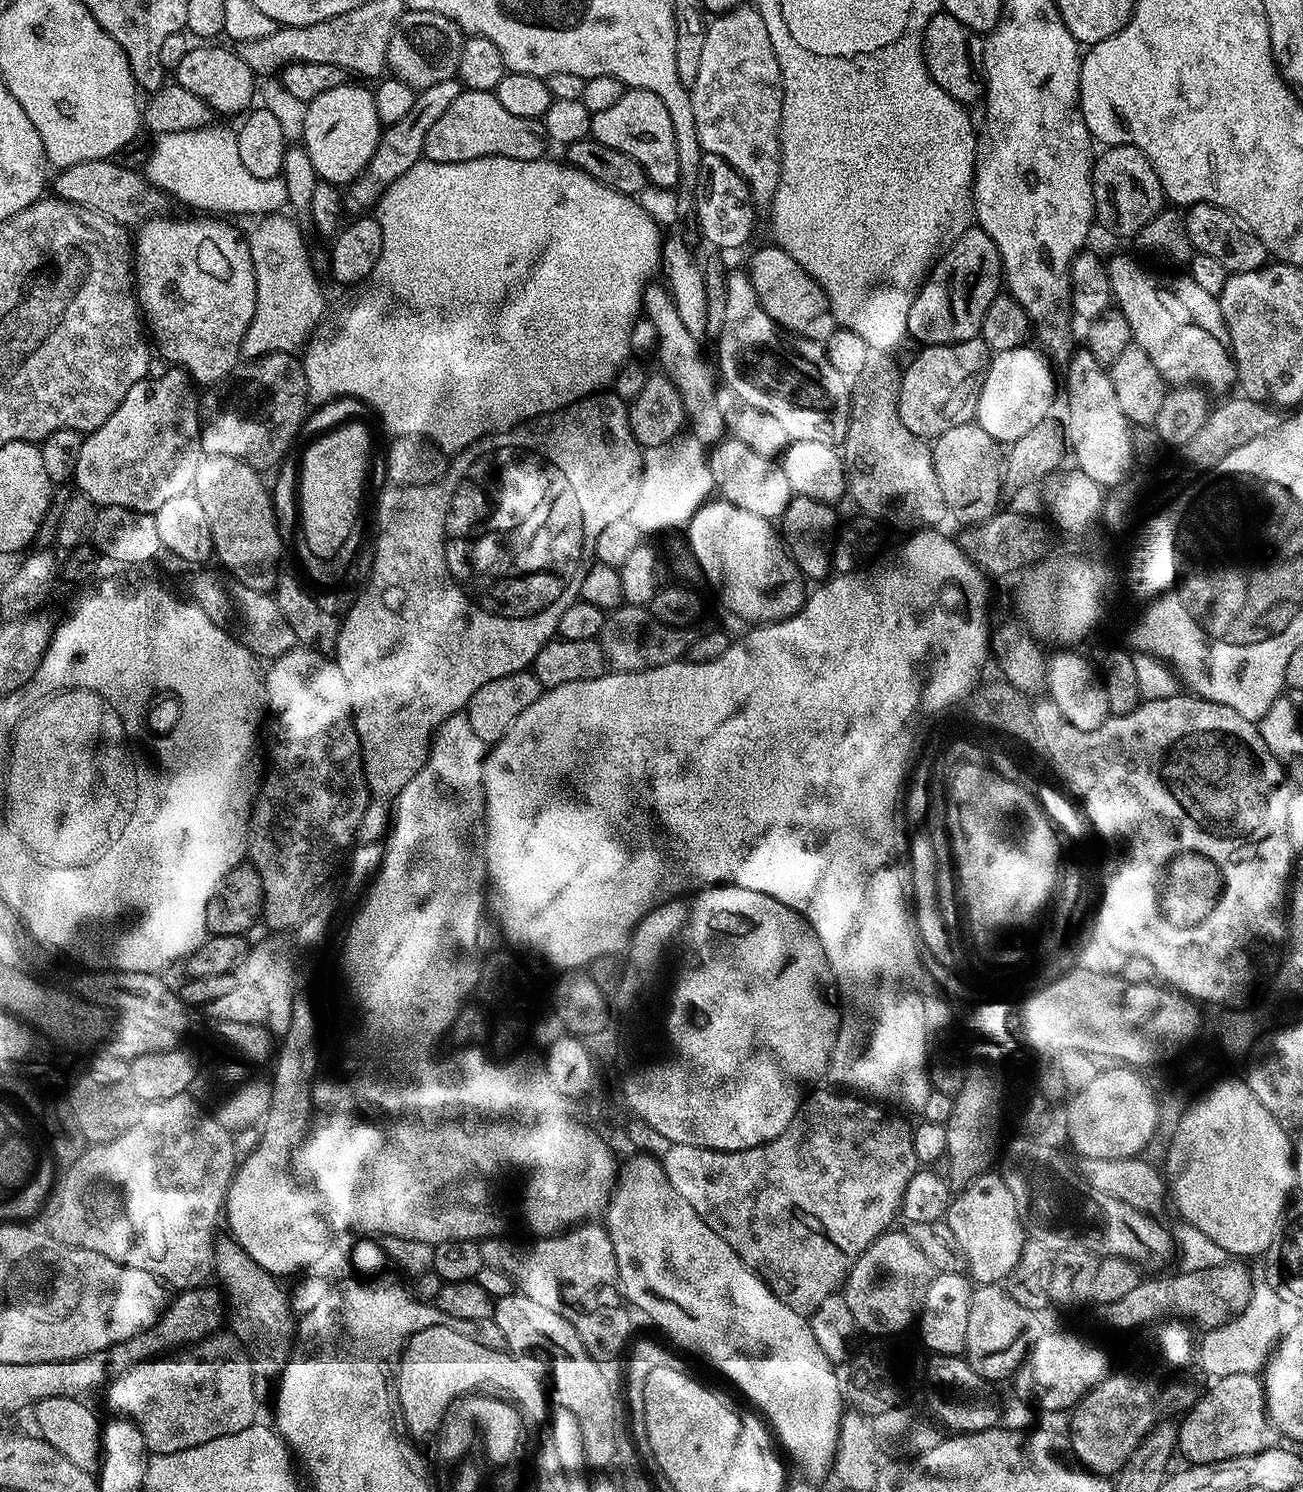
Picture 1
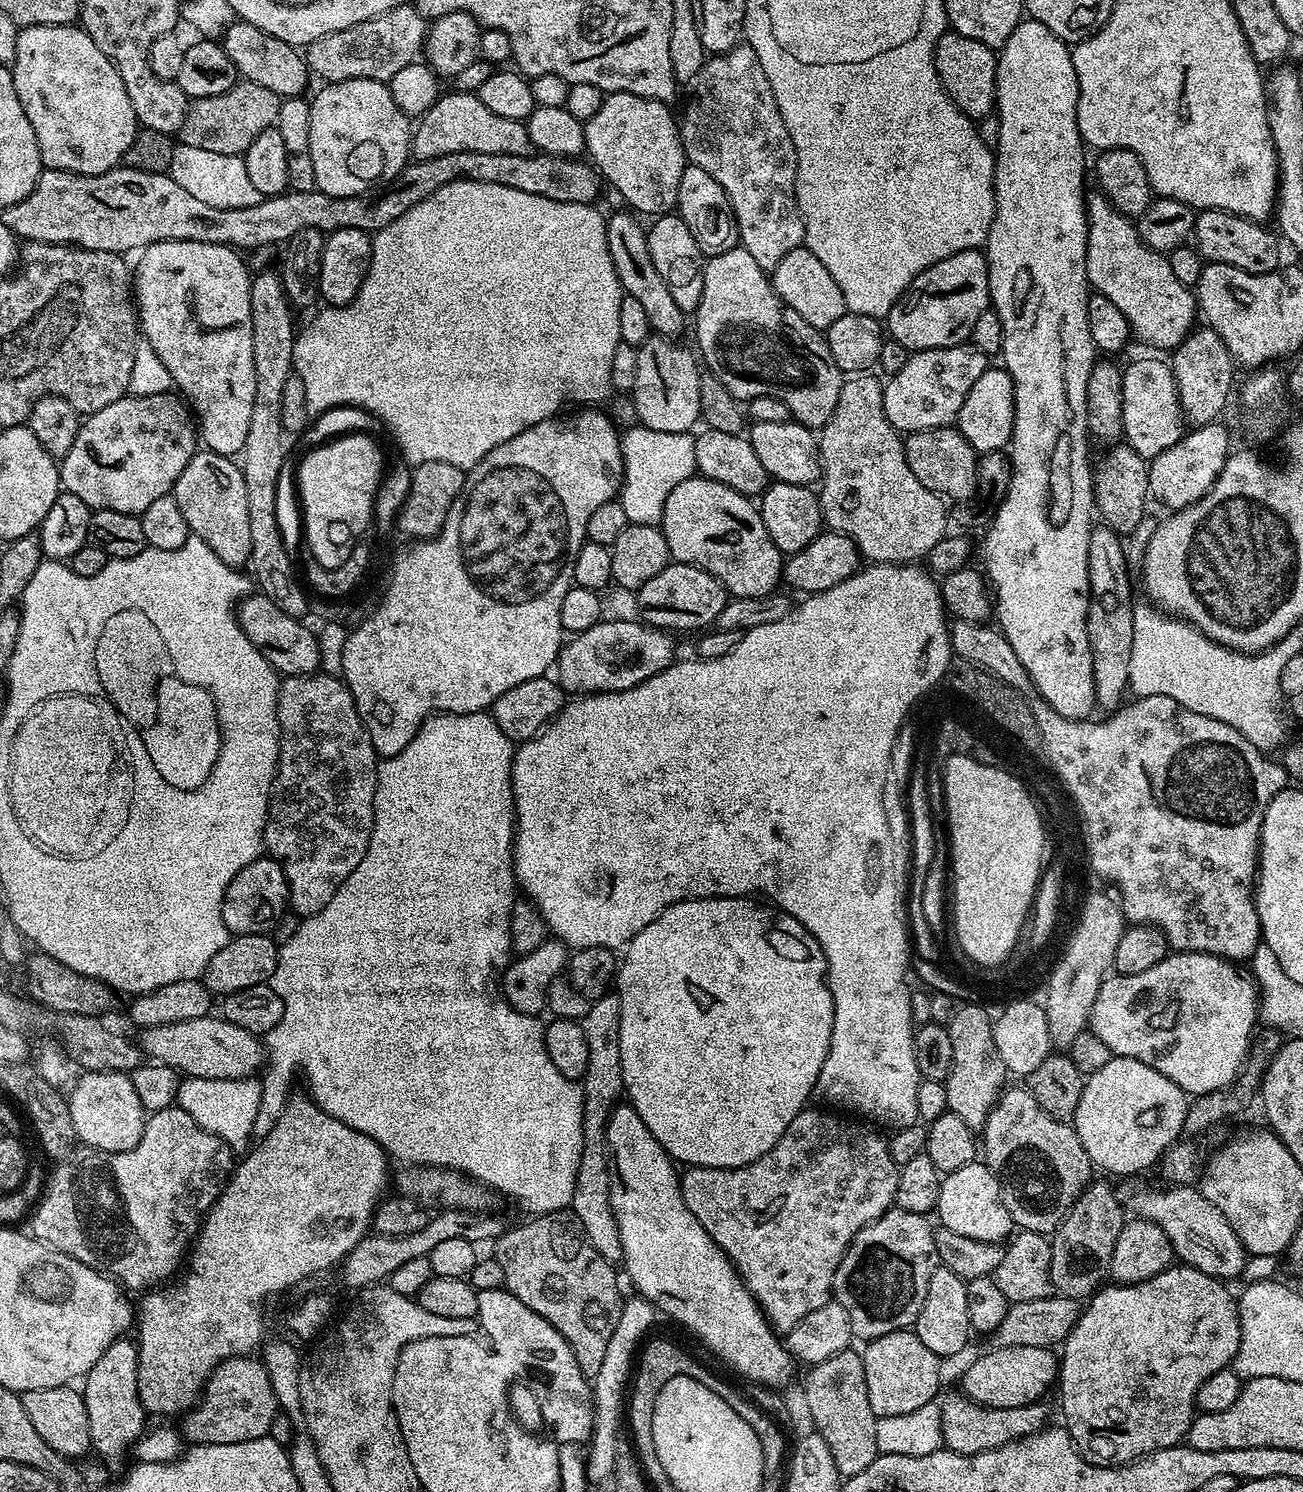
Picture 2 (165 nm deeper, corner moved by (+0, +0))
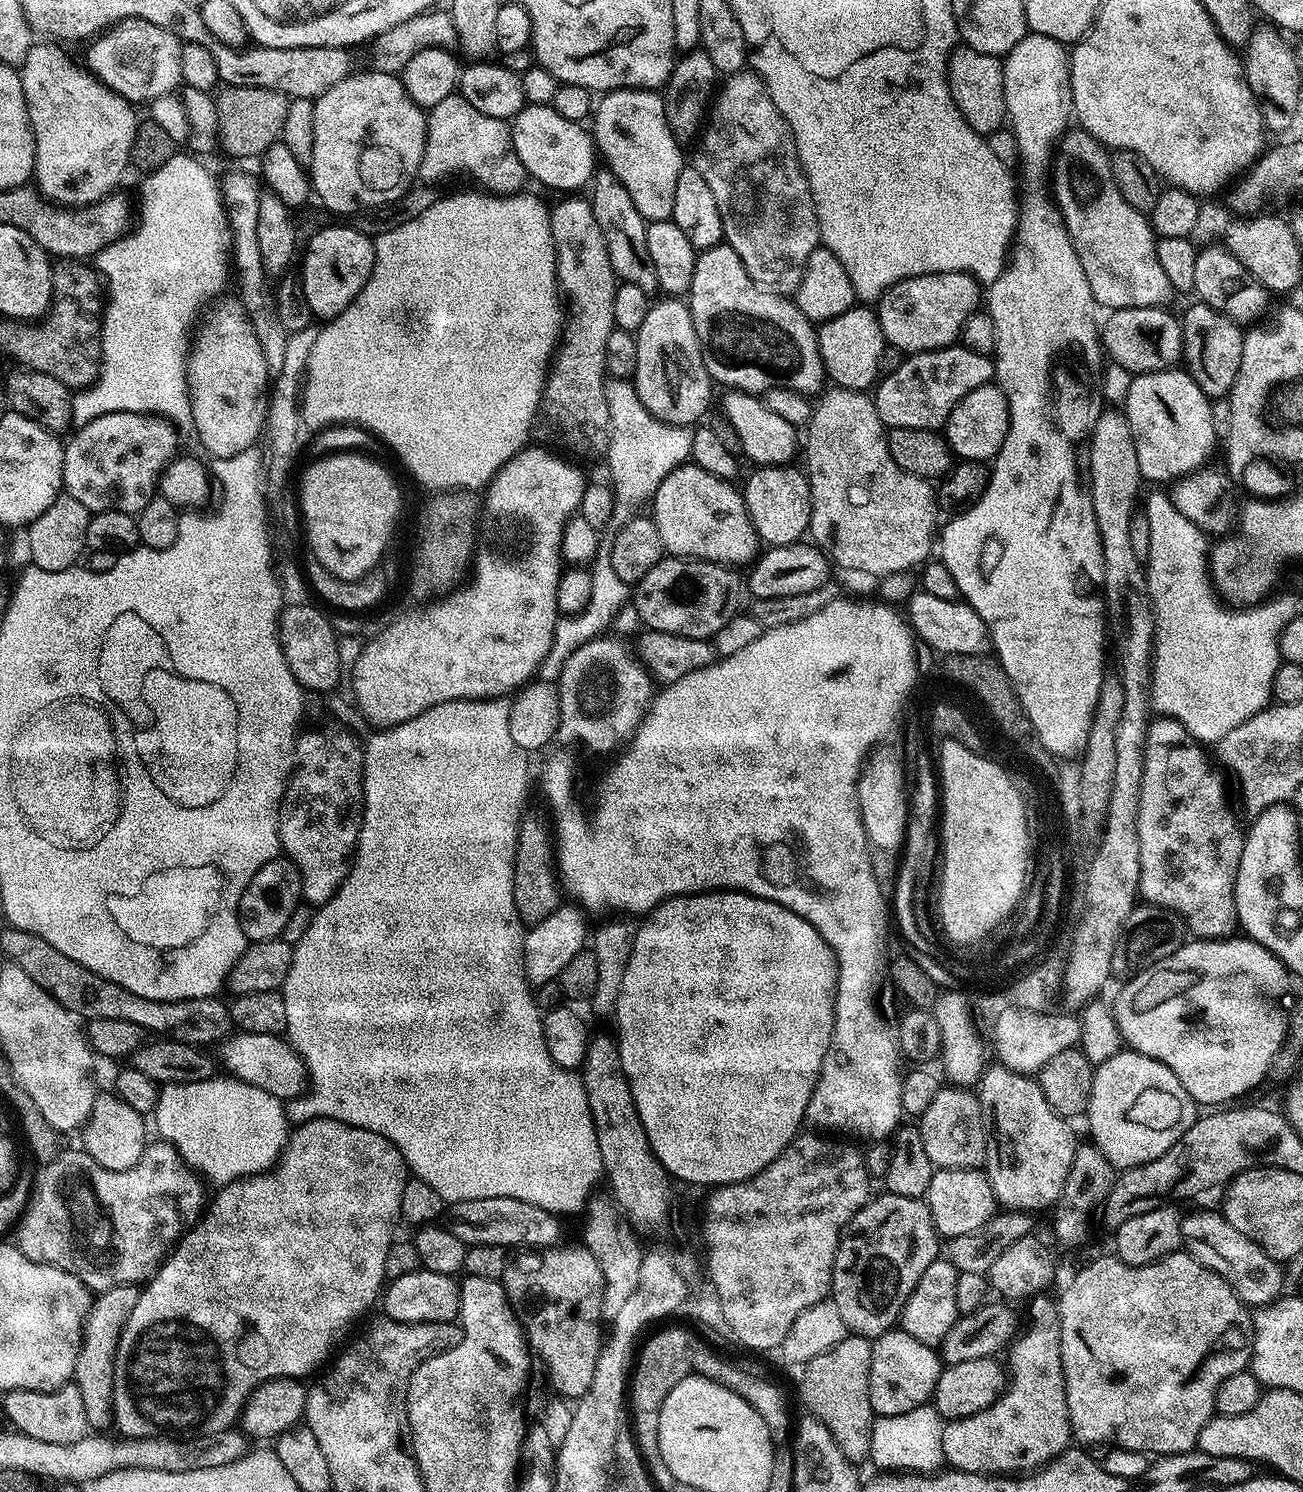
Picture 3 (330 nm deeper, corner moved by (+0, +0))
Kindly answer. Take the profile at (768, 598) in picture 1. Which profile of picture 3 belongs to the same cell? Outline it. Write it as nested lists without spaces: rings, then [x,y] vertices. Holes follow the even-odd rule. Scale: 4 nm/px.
[[[691,462],[681,464],[662,478],[650,503],[650,516],[658,526],[658,534],[662,534],[665,549],[674,556],[741,566],[757,555],[762,544],[748,516],[741,489],[733,481],[718,478]]]

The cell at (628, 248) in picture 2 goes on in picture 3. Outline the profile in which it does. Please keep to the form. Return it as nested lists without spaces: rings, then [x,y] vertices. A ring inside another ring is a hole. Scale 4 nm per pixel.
[[[604,166],[593,175],[590,181],[591,188],[590,203],[594,210],[594,218],[602,230],[602,238],[610,254],[610,266],[617,281],[642,286],[644,292],[655,293],[659,289],[659,280],[655,274],[654,262],[651,261],[650,250],[647,249],[648,224],[642,218],[642,214],[638,214],[630,194],[626,194],[626,186],[622,186],[616,175]]]

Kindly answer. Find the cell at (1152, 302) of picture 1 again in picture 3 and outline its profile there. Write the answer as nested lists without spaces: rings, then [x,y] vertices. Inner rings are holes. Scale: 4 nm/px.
[[[1069,130],[1064,133],[1054,152],[1054,163],[1051,165],[1052,188],[1050,196],[1061,220],[1070,236],[1070,242],[1078,254],[1078,262],[1082,262],[1082,270],[1086,274],[1086,282],[1090,282],[1090,290],[1094,294],[1097,305],[1104,310],[1118,308],[1154,308],[1167,305],[1168,299],[1174,296],[1170,282],[1158,263],[1156,241],[1149,217],[1145,213],[1134,210],[1126,198],[1122,198],[1122,190],[1118,190],[1118,182],[1114,182],[1112,173],[1112,156],[1109,149],[1090,133],[1083,130]]]

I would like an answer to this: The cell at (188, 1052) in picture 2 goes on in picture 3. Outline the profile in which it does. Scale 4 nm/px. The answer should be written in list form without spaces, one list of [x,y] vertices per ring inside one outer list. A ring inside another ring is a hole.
[[[237,1031],[223,1041],[222,1048],[231,1073],[243,1084],[258,1086],[258,1090],[266,1090],[266,1094],[274,1094],[274,1098],[285,1102],[299,1100],[309,1091],[308,1067],[284,1036]]]

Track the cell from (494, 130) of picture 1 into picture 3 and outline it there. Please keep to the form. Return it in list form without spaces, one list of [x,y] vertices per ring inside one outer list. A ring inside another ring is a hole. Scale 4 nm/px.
[[[459,94],[442,98],[438,106],[427,109],[426,115],[428,129],[419,175],[425,185],[436,186],[439,180],[448,180],[451,176],[469,176],[488,194],[506,197],[523,189],[520,187],[526,181],[526,173],[512,148],[509,121],[490,118],[490,114],[474,110],[474,106]]]

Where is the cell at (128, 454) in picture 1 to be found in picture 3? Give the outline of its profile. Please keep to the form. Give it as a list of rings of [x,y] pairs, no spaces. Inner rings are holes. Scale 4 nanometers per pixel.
[[[115,412],[102,414],[90,422],[79,425],[71,433],[72,441],[64,444],[64,487],[67,495],[78,498],[89,513],[122,510],[133,514],[142,510],[157,491],[160,473],[177,455],[176,432],[171,423],[142,412]]]

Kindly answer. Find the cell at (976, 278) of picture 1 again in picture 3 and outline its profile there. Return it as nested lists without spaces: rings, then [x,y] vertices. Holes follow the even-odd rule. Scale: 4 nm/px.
[[[939,272],[906,278],[888,289],[878,301],[878,315],[885,341],[906,354],[915,354],[955,345],[966,318],[981,304],[982,288],[973,276],[966,272]]]

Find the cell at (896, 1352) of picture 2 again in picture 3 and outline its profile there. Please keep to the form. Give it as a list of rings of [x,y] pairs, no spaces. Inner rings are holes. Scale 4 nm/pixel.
[[[903,1330],[884,1332],[872,1340],[870,1406],[876,1416],[897,1416],[931,1401],[942,1371],[939,1351],[931,1344],[910,1338]]]

